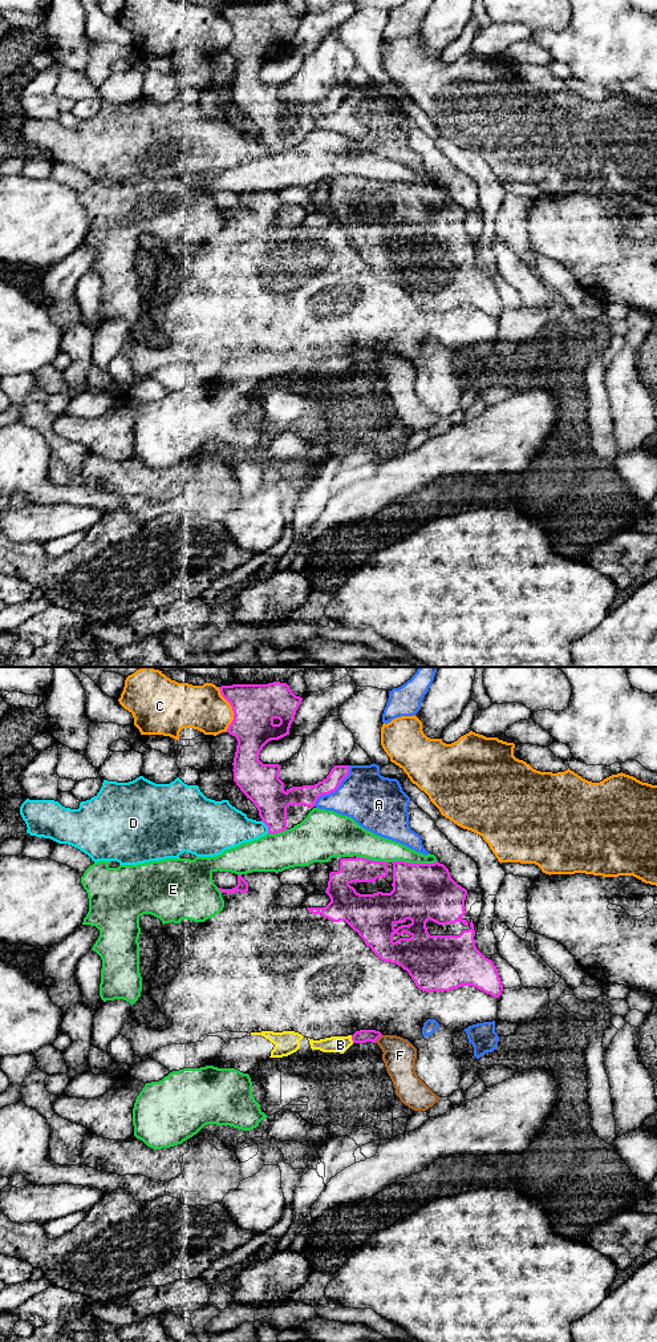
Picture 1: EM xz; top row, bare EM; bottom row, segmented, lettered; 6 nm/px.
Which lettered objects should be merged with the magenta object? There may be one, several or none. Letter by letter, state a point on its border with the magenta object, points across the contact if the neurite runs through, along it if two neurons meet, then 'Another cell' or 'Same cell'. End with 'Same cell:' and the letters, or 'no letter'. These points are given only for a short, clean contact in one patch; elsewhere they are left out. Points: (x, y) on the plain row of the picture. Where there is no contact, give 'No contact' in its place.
A: Touches magenta at xz (335, 109). Another cell
B: Touches magenta at xz (352, 359). Boundary: xz (351, 355), (353, 362). Another cell
C: Touches magenta at xz (232, 29). Another cell
D: Touches magenta at xz (267, 145). Another cell
E: Touches magenta at xz (414, 184). Another cell
F: Touches magenta at xz (378, 356). Another cell
Same cell: no letter

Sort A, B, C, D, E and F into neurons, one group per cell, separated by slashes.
A / B D / C F / E

